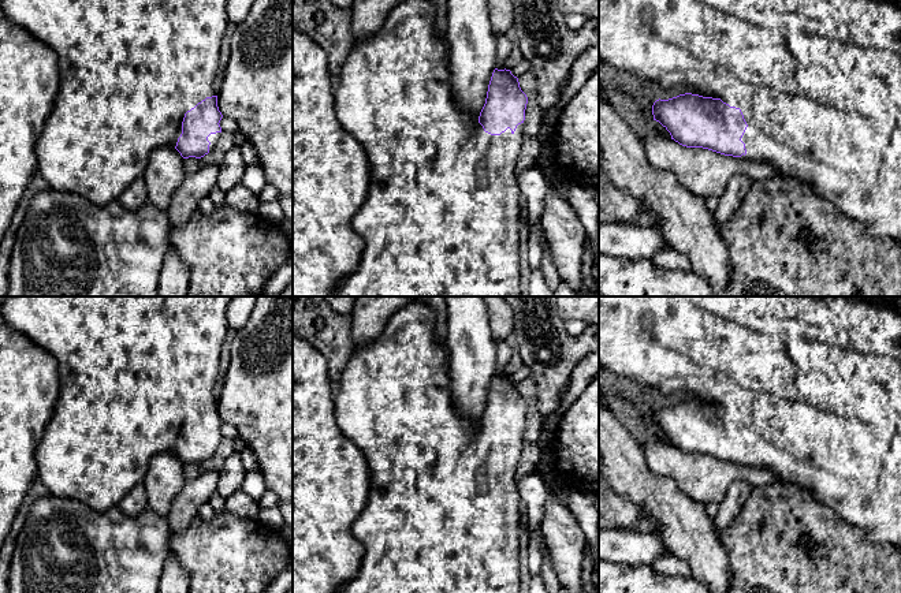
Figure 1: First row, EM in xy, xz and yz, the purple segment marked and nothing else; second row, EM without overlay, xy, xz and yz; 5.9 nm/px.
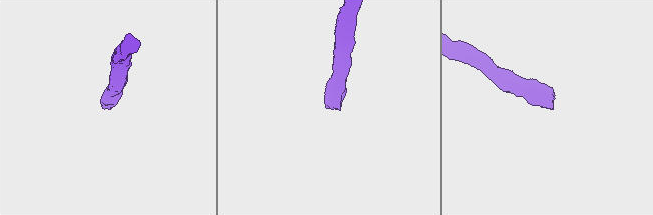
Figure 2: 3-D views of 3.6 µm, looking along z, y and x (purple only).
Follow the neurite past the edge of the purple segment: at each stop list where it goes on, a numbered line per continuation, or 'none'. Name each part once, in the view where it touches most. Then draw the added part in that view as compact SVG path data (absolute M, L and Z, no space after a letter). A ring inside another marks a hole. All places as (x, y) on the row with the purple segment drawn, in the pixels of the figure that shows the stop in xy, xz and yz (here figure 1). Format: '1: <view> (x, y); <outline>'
1: yz (818, 82); M599 0L599 60L610 64L621 74L634 75L641 81L652 81L664 92L681 89L682 93L721 98L730 107L740 108L748 124L741 141L747 154L741 157L771 164L779 175L809 183L816 194L837 206L846 216L860 221L868 235L891 238L901 243L901 8L887 0Z

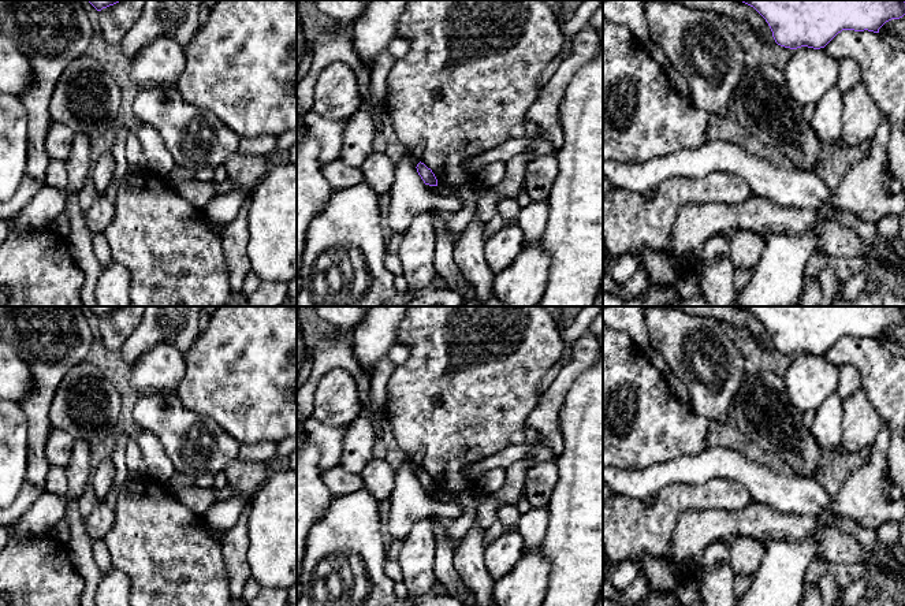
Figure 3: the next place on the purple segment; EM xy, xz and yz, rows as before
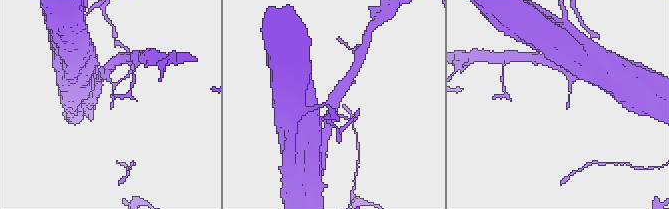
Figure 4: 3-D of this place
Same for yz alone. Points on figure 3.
none

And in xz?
none

